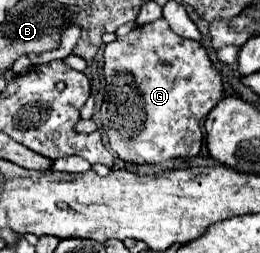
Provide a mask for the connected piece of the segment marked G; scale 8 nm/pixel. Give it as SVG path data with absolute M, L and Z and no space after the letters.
M161 18L161 20L151 22L151 24L133 28L127 36L121 36L121 38L113 40L111 44L105 46L105 54L103 54L103 56L105 56L105 66L103 66L103 70L105 70L105 82L107 82L107 86L105 86L105 100L103 100L101 110L99 110L99 122L101 122L101 128L105 130L105 134L109 136L111 150L113 150L119 158L123 158L123 160L127 160L127 162L131 162L131 164L161 164L161 162L165 162L165 160L169 160L169 158L175 158L175 156L183 156L183 158L193 158L193 156L197 156L199 150L201 150L201 146L203 146L203 130L201 130L201 124L203 124L205 116L211 112L211 108L213 108L213 106L221 100L221 96L223 96L223 74L213 66L213 62L211 62L207 50L205 50L199 42L193 42L193 40L187 40L187 38L177 36L177 34L169 28L167 20Z

